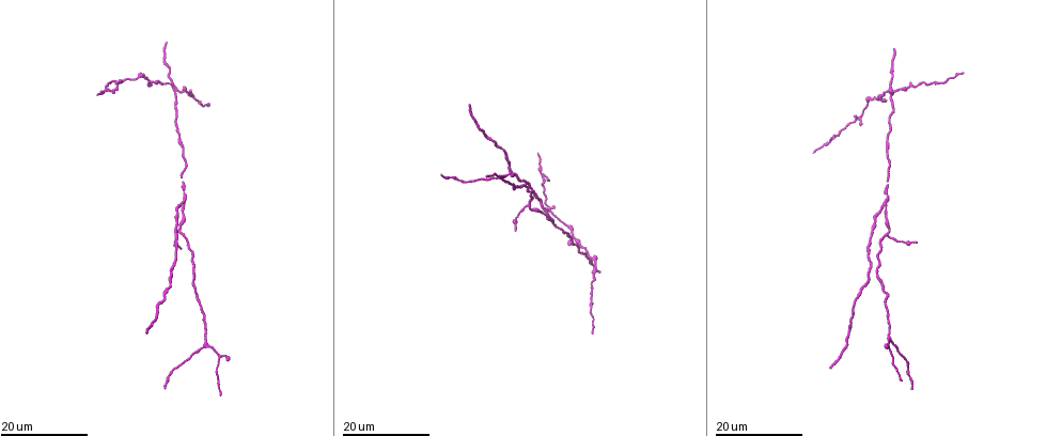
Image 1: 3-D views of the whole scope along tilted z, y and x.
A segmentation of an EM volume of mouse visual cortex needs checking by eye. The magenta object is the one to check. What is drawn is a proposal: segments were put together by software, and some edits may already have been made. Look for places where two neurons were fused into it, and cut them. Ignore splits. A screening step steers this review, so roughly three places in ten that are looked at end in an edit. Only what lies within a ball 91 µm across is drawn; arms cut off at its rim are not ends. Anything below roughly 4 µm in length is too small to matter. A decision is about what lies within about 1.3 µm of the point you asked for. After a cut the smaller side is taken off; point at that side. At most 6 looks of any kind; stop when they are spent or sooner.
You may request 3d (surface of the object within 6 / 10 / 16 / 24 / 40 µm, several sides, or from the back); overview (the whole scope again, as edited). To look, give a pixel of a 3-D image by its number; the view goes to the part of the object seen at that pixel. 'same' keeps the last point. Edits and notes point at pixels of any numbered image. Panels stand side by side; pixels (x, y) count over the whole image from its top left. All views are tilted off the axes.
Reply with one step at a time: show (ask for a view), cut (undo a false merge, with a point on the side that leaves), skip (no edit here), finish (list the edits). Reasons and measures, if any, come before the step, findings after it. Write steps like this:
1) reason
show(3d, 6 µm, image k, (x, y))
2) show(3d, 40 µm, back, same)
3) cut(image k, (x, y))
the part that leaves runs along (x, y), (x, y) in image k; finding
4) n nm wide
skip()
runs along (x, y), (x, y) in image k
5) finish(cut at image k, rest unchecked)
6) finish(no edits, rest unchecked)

three arms meet
show(3d, 24 µm, image 1, (884, 235))

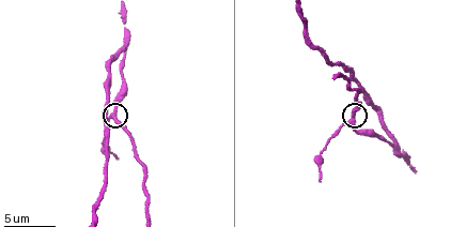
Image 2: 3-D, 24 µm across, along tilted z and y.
zoom in
show(3d, 10 µm, image 2, (112, 115))

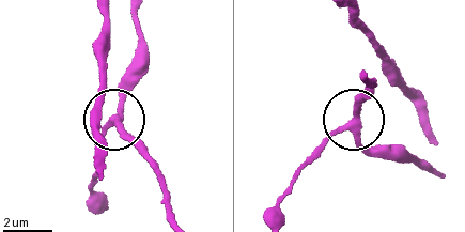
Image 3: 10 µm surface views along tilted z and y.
skip()
runs along (438, 174), (394, 147), (365, 145), (354, 123), (308, 157) in image 3; all the same neuron

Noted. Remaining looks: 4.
a narrow waist
show(3d, 16 µm, image 1, (184, 163))

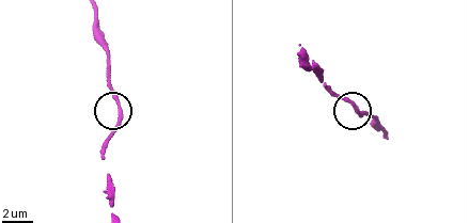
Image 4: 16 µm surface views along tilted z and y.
show(3d, 10 µm, image 4, (357, 112))

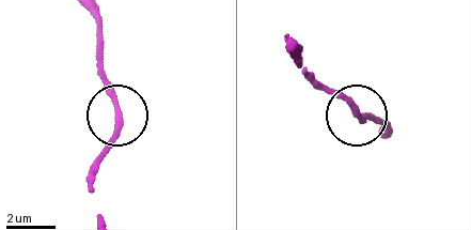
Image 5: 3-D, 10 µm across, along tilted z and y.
skip()
continuous, no second neuron

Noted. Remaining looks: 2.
two arms in line, one across
show(3d, 16 µm, image 2, (127, 44))

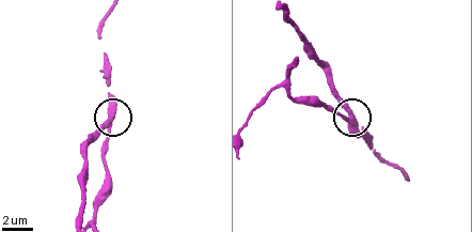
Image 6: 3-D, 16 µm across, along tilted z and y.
side arm 46 µm
cut(image 6, (106, 121))
the part that leaves runs along (111, 111), (108, 123), (87, 145), (80, 217) in image 6; two neurons meet here

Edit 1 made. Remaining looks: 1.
finish(cut at image 6, rest unchecked)

